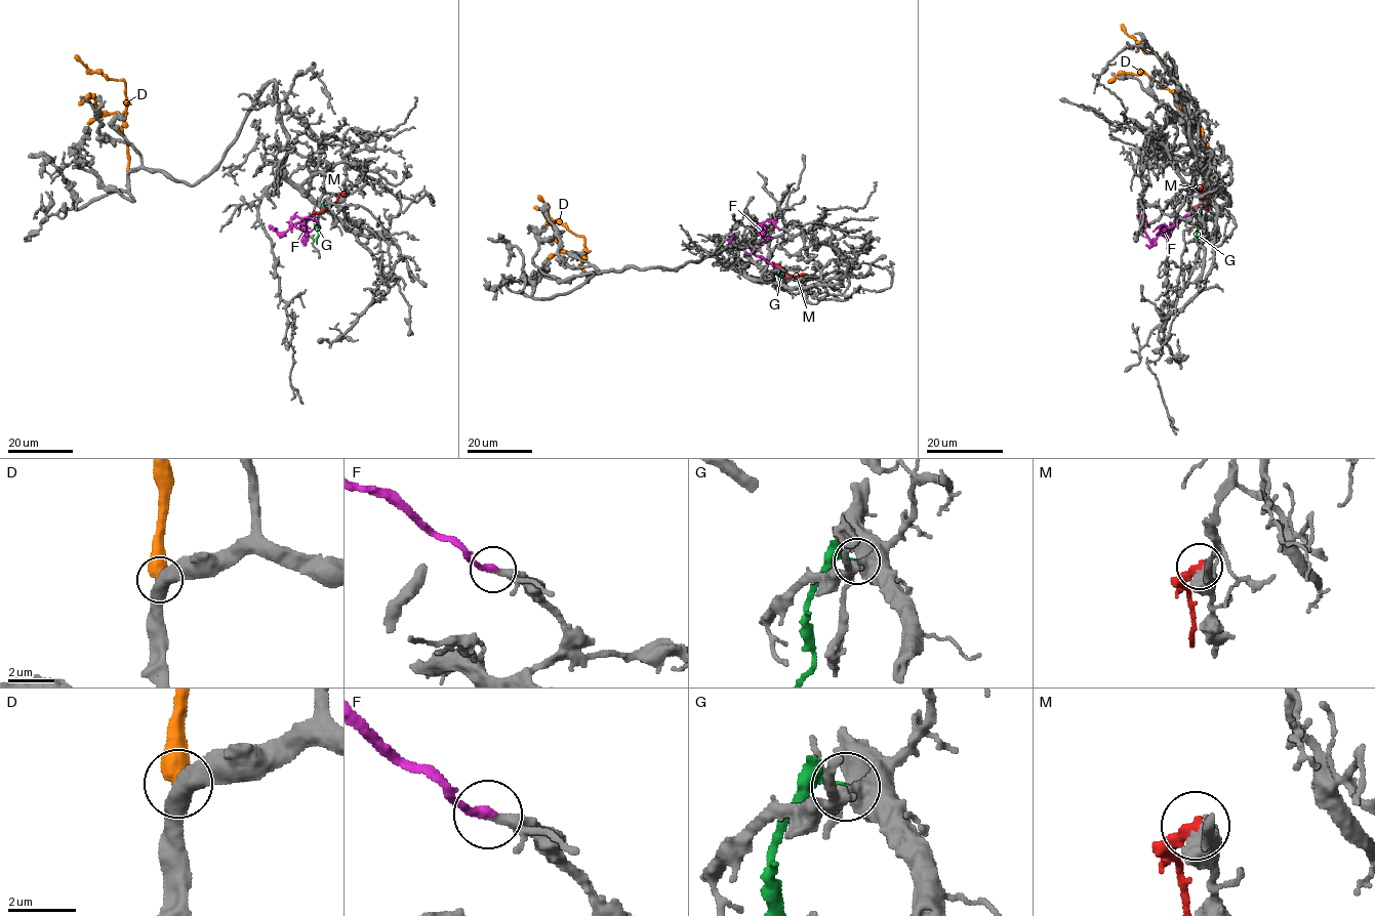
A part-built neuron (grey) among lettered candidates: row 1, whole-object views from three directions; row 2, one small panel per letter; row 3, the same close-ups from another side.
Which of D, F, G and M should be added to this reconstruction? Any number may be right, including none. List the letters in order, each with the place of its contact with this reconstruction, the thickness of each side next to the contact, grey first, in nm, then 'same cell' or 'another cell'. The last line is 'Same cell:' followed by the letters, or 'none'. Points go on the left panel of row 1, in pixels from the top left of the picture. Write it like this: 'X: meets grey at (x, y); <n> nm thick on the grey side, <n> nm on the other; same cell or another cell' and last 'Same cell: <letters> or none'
D: meets grey at (128, 172); 480 nm thick on the grey side, 600 nm on the other; another cell
F: meets grey at (317, 213); 200 nm thick on the grey side, 280 nm on the other; same cell
G: meets grey at (322, 205); 440 nm thick on the grey side, 150 nm on the other; another cell
M: meets grey at (346, 192); 500 nm thick on the grey side, 340 nm on the other; another cell
Same cell: F

